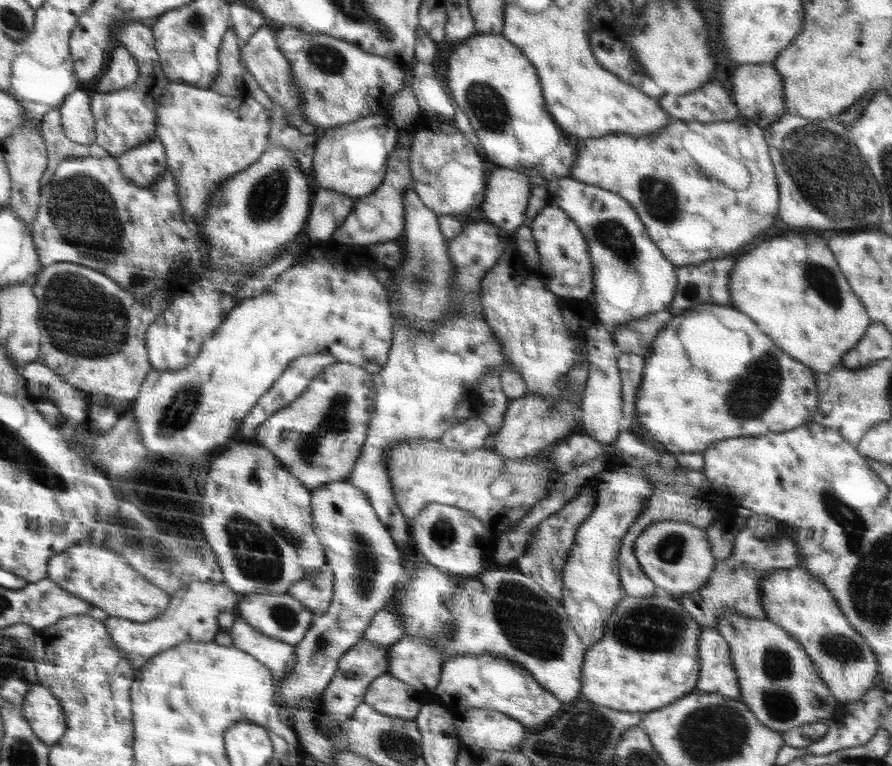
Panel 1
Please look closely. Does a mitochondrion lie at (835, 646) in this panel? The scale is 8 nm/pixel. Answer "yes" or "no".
yes

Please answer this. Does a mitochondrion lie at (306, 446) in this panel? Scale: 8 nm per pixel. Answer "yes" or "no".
yes

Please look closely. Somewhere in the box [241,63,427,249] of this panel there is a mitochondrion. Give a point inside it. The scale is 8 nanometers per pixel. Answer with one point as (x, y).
(266, 200)

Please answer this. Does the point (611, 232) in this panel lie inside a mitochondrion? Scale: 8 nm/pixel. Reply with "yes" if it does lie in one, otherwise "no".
yes

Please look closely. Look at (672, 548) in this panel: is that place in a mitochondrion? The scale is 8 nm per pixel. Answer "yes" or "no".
yes

